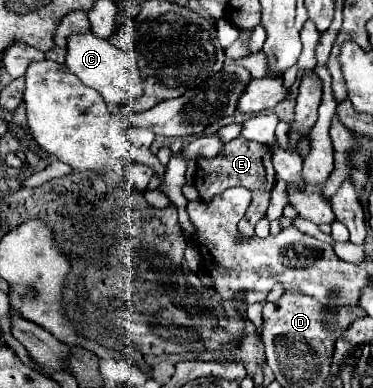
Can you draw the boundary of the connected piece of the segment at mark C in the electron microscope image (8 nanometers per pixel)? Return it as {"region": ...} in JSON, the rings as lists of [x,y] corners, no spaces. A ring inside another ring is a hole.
{"region":[[[93,32],[87,34],[69,34],[67,36],[67,56],[65,66],[69,72],[73,72],[85,86],[95,88],[109,106],[123,106],[131,104],[141,92],[143,92],[143,80],[139,74],[137,56],[131,50],[125,51],[109,44],[109,40],[103,40],[95,36]]]}

